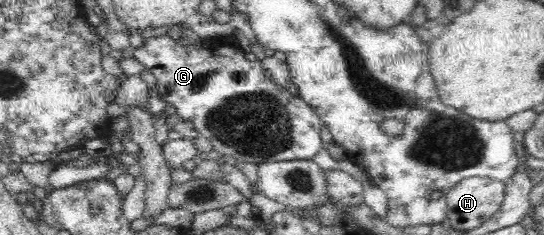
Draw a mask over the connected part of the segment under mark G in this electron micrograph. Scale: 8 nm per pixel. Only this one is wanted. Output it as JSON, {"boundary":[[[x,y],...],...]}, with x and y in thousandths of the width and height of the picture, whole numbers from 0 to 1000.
{"boundary":[[[307,145],[265,162],[265,191],[246,204],[244,247],[285,319],[296,421],[320,451],[331,494],[320,532],[320,557],[331,583],[355,596],[371,574],[388,596],[392,634],[403,643],[412,672],[428,668],[472,702],[496,685],[574,681],[597,630],[588,587],[592,511],[551,404],[539,404],[507,357],[478,264],[461,268],[452,226],[430,196],[430,183],[421,183],[417,162],[381,162],[371,183],[371,196],[335,200]]]}

